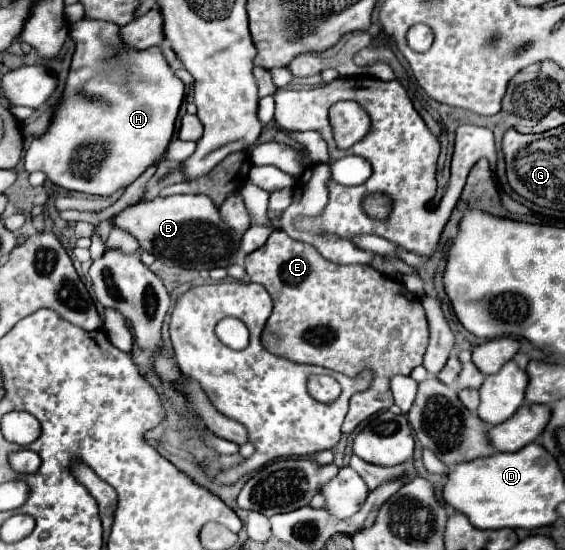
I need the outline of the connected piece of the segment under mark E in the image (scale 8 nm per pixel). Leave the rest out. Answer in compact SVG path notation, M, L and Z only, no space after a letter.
M273 231L263 247L249 253L245 259L247 275L253 283L263 285L273 297L275 309L265 325L263 347L273 355L285 355L295 363L321 365L343 375L355 375L363 369L373 369L373 383L367 391L357 393L349 401L349 413L343 423L343 433L351 433L369 415L389 409L393 405L393 395L389 389L389 379L393 375L409 375L417 365L423 363L423 353L429 339L427 319L421 299L405 289L401 281L395 281L371 265L337 265L323 259L315 247L287 237L285 231Z

